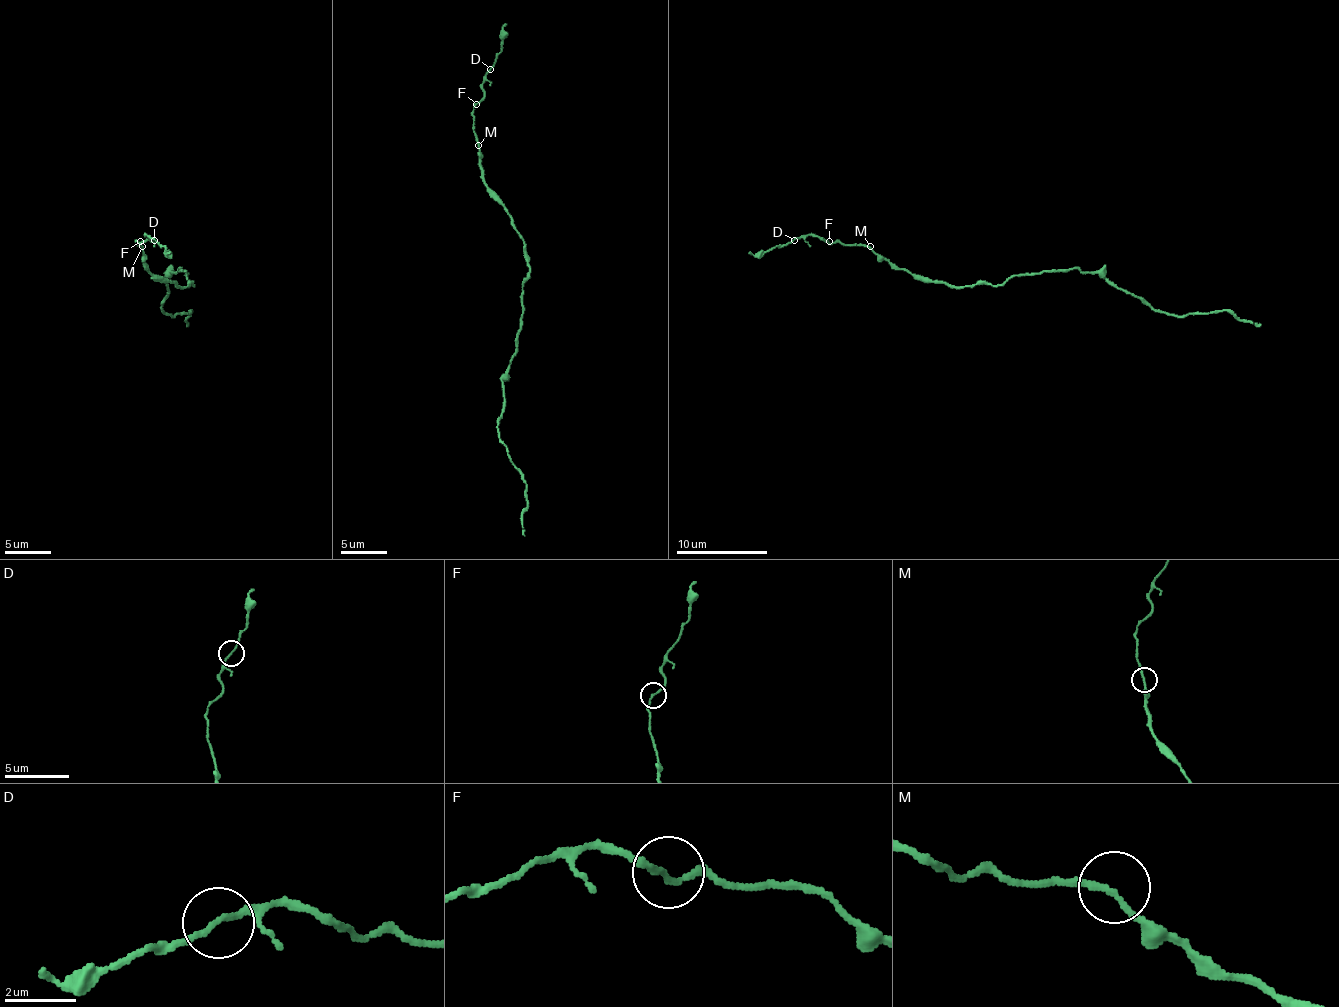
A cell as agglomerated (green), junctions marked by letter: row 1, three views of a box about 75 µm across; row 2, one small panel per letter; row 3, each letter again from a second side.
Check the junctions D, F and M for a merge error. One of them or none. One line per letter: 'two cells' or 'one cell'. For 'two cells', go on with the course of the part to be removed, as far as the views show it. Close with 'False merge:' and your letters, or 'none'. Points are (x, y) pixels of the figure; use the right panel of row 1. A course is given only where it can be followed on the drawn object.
D: one cell
F: one cell
M: one cell
False merge: none

